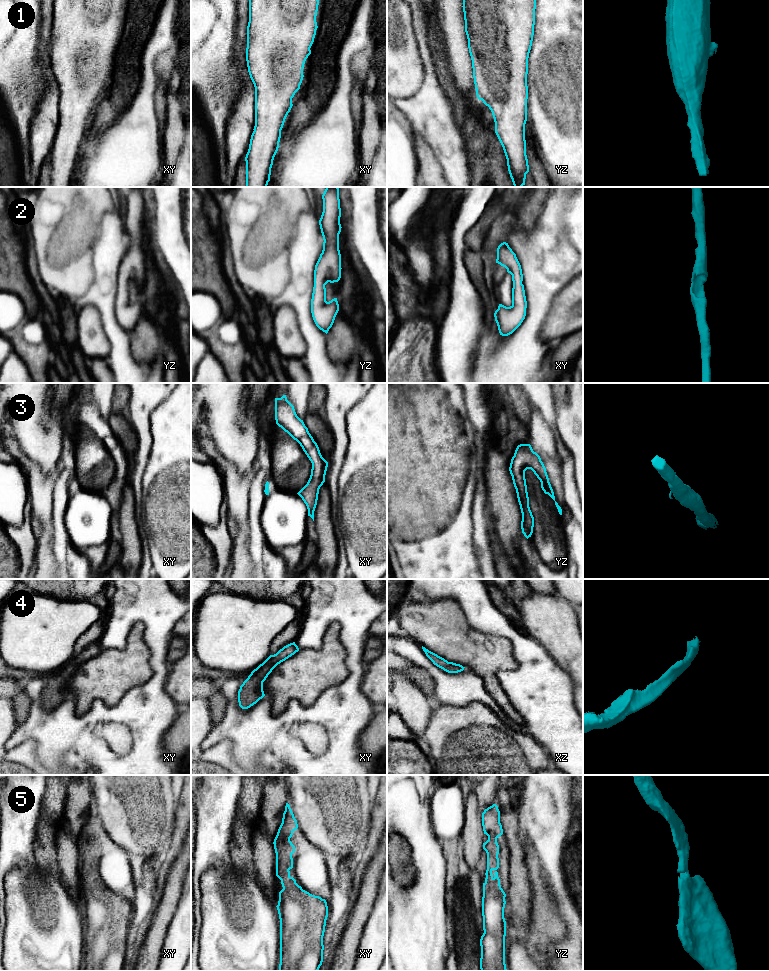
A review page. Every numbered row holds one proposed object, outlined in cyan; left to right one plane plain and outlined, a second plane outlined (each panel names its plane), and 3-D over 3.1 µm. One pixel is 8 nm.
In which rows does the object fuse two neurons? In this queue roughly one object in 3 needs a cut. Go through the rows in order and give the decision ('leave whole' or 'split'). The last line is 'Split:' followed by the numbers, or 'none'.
1: leave whole
2: leave whole
3: leave whole
4: leave whole
5: leave whole
Split: none

